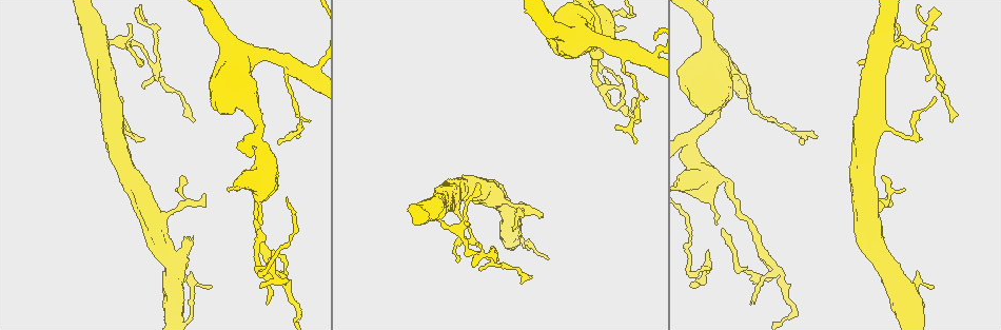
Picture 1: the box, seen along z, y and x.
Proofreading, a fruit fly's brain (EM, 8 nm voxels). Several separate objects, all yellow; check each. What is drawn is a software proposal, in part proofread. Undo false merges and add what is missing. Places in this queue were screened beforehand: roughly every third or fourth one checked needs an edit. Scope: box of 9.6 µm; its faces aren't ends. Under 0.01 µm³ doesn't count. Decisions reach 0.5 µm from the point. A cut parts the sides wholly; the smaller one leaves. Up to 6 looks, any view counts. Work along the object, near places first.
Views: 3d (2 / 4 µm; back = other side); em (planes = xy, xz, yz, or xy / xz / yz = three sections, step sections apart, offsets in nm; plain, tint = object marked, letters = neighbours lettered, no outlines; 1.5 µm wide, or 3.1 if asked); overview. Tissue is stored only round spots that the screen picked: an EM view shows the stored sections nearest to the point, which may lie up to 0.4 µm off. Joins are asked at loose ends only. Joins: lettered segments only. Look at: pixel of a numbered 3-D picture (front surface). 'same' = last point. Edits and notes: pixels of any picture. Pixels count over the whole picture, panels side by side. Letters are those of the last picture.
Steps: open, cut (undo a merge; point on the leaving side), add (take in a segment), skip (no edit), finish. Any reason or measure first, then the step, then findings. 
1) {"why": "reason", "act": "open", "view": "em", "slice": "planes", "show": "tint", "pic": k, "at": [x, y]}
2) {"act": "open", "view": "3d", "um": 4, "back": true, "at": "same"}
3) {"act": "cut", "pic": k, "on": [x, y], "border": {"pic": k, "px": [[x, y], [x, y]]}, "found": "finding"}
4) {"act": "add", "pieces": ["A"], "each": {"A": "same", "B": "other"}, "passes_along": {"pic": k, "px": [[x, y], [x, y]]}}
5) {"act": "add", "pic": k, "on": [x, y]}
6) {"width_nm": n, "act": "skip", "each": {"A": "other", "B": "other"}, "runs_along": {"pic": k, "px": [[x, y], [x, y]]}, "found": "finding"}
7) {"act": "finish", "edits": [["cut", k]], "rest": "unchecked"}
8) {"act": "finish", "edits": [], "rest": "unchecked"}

{"act": "open", "view": "3d", "um": 4, "pic": 1, "at": [513, 230]}

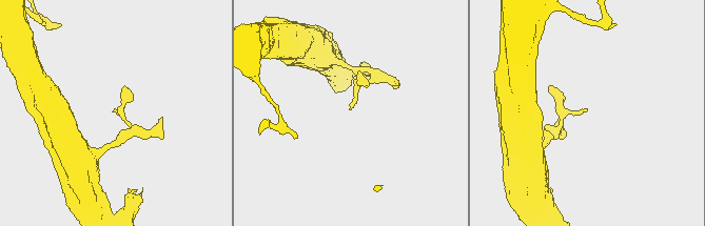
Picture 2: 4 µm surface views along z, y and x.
{"act": "open", "view": "em", "slice": "planes", "show": "letters", "pic": 2, "at": [352, 106]}

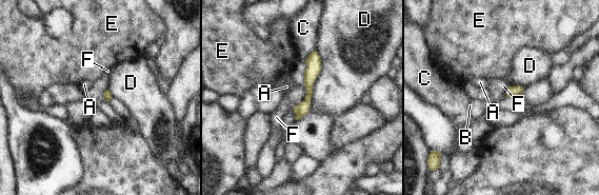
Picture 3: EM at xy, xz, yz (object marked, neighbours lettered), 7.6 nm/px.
{"width_nm": 90, "longest_contact_nm": ["D", 480], "act": "skip", "each": {"A": "other", "B": "other", "C": "other", "D": "other", "E": "other", "F": "other"}, "found": "no lettered segment goes on from it"}

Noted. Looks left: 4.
{"why": "two arms in line, one across", "act": "open", "view": "3d", "um": 4, "back": true, "pic": 1, "at": [490, 260]}

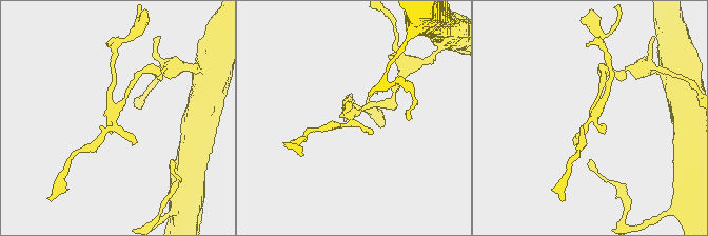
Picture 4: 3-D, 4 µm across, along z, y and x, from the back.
{"act": "open", "view": "em", "slice": "planes", "show": "plain", "pic": 4, "at": [354, 109]}

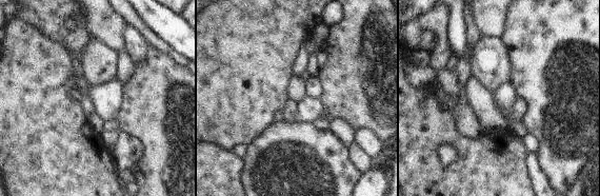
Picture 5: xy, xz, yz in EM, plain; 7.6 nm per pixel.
{"why": "see the neighbours", "act": "open", "view": "em", "slice": "planes", "show": "letters", "at": "same"}

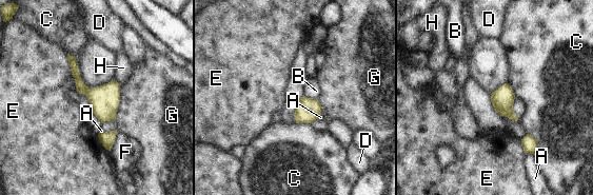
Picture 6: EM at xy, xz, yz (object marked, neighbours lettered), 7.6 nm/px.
{"act": "skip", "each": {"A": "other", "B": "other", "C": "other", "D": "other", "E": "other", "F": "other", "G": "other", "H": "other"}, "border": {"pic": 6, "px": [[114, 120], [107, 120], [102, 123]]}, "found": "all the same cell"}

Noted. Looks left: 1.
{"act": "finish", "edits": [], "rest": "unchecked"}

